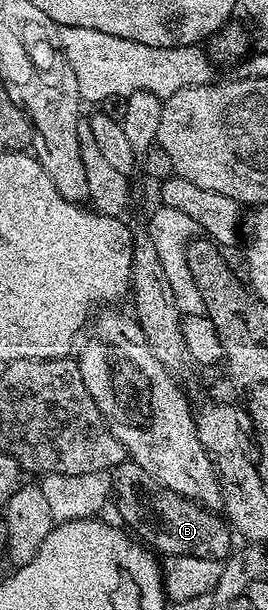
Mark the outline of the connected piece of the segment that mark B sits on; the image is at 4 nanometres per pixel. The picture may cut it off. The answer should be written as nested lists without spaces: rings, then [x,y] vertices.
[[[130,462],[118,464],[111,469],[109,475],[113,508],[115,504],[120,518],[124,520],[122,523],[156,553],[164,557],[196,556],[222,561],[232,551],[232,529],[220,515],[215,516],[217,514],[214,511],[178,496],[173,490],[163,488],[136,464]]]

